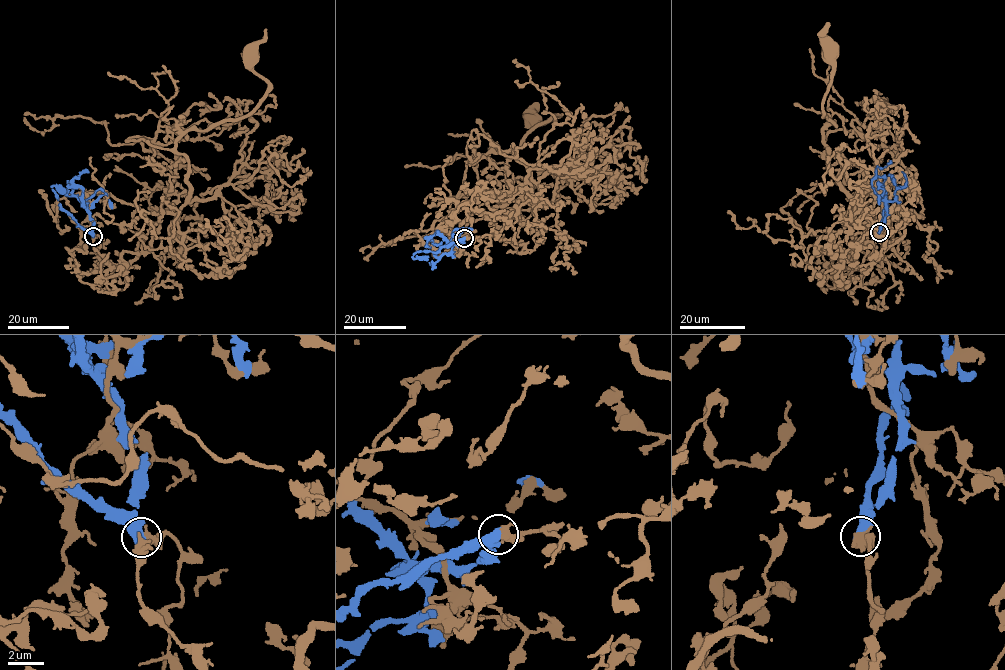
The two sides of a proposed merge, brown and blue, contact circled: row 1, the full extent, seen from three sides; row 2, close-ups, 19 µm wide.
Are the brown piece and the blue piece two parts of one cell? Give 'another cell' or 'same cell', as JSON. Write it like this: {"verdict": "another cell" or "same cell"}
{"verdict": "another cell"}

